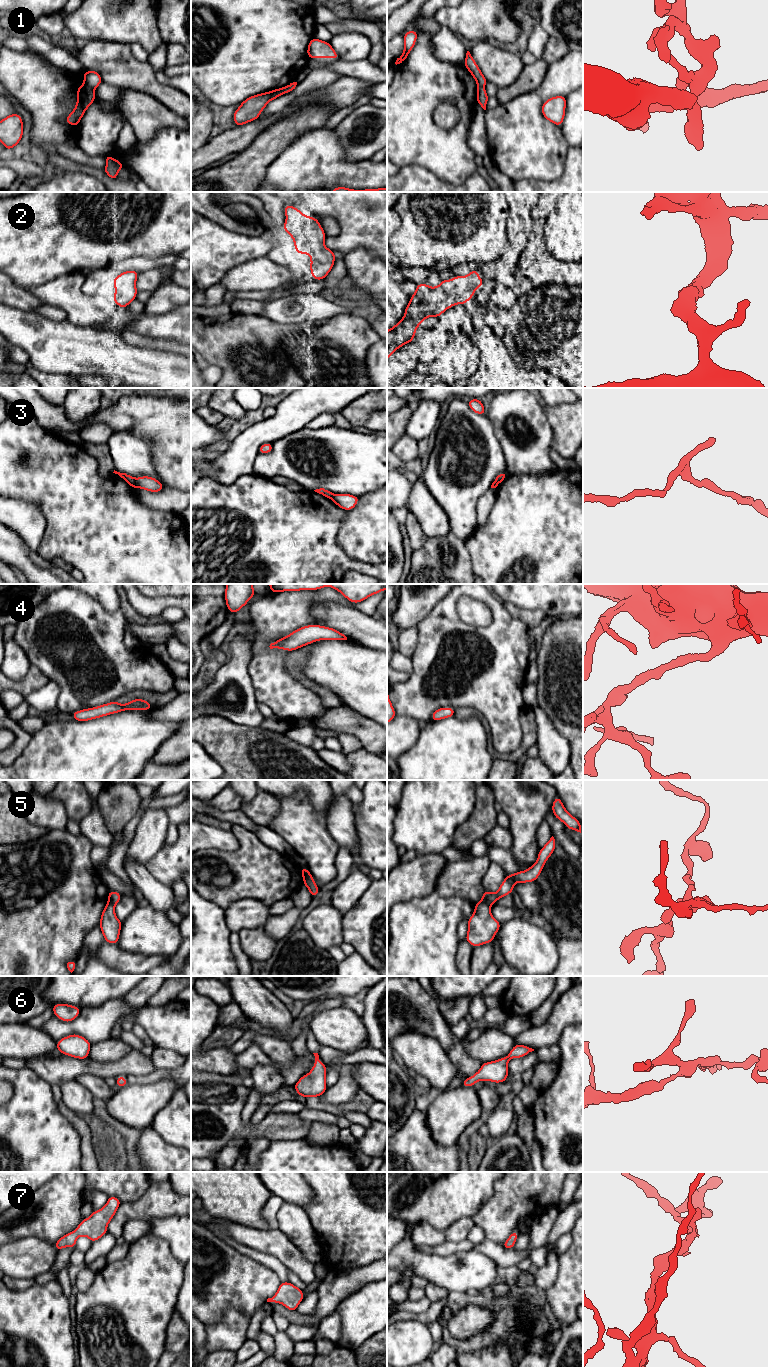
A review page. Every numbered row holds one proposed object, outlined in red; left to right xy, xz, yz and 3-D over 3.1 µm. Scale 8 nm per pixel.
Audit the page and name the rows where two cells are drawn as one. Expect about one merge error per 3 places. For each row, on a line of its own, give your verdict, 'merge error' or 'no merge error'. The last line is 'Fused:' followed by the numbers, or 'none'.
1: merge error
2: no merge error
3: merge error
4: no merge error
5: merge error
6: no merge error
7: no merge error
Fused: 1, 3, 5

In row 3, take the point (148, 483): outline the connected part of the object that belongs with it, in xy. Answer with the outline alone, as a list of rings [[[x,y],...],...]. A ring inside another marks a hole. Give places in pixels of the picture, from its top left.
[[[141,476],[135,479],[138,488],[150,491],[150,492],[160,492],[164,489],[162,483],[150,476]]]

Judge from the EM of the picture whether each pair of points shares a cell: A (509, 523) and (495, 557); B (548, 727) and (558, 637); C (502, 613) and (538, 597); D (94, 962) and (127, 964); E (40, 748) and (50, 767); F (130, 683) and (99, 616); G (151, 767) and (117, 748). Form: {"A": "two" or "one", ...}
{"A": "one", "B": "two", "C": "two", "D": "two", "E": "one", "F": "one", "G": "two"}

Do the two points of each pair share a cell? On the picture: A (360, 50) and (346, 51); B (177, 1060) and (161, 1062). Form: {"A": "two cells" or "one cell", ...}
{"A": "one cell", "B": "one cell"}

